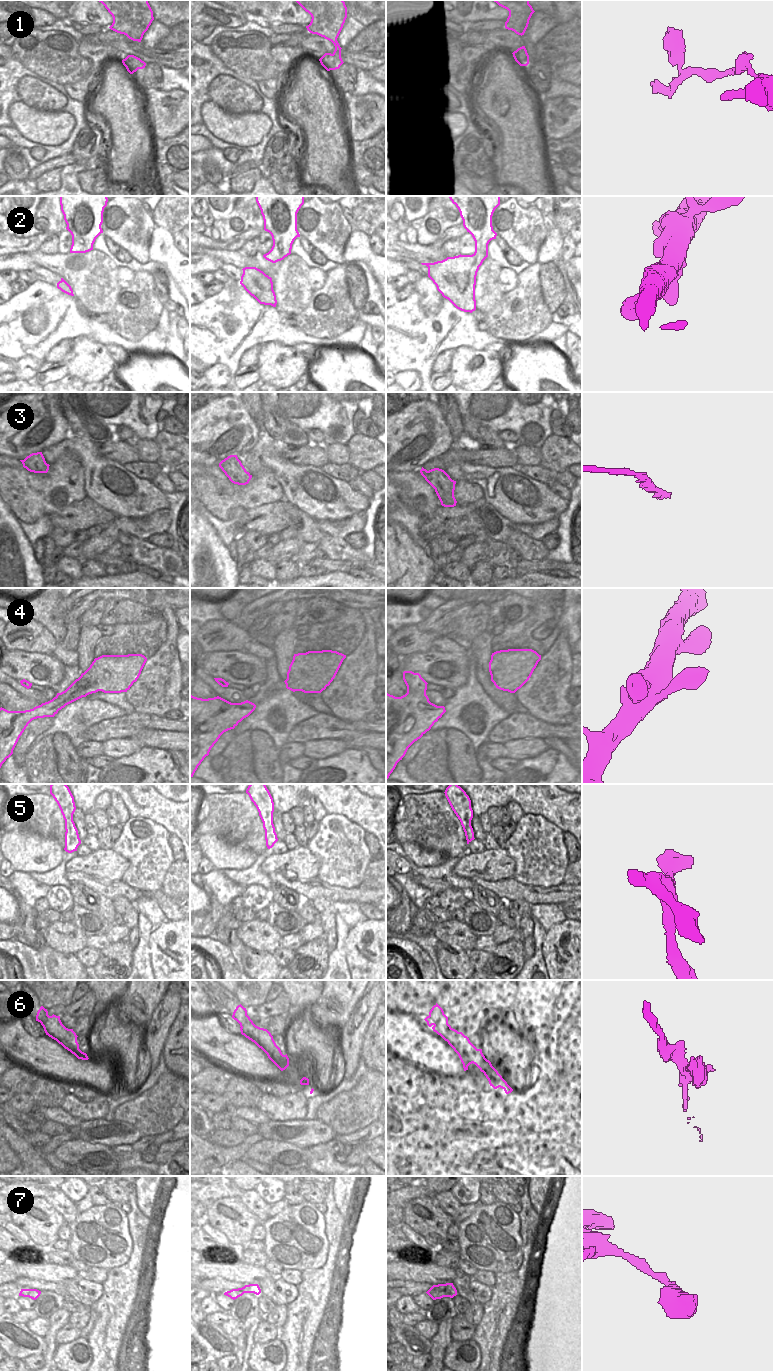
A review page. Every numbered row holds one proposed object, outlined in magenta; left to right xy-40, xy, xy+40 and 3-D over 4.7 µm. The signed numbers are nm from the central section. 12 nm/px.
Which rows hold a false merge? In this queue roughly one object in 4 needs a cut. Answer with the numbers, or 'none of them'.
none of them.

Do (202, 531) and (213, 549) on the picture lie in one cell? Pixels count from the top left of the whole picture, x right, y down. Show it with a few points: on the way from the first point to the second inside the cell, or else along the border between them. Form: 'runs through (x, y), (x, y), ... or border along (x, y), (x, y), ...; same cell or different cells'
runs through (202, 535), (209, 545); same cell

